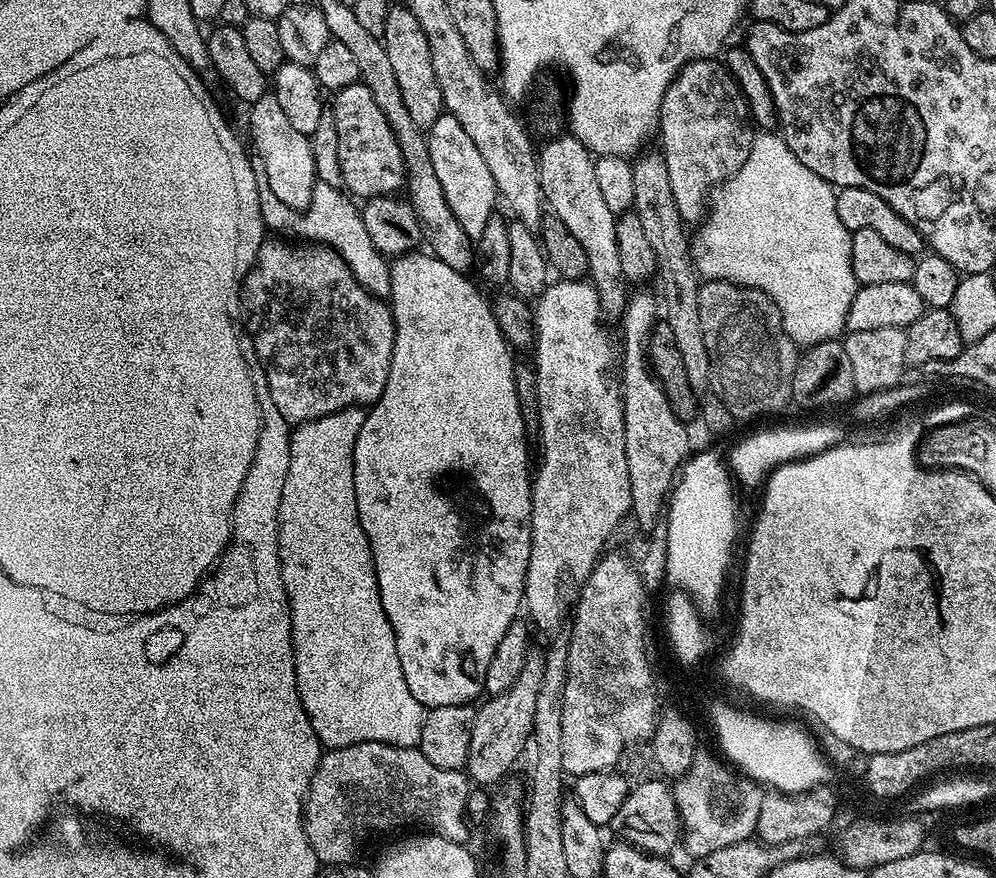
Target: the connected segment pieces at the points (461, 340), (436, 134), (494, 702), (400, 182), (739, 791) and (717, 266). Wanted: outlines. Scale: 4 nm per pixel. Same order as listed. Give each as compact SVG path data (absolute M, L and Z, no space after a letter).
M428 254L397 256L391 261L390 267L390 307L396 327L396 341L386 390L382 390L379 400L367 409L367 416L354 442L353 476L358 518L369 539L382 608L393 627L406 685L410 686L411 693L428 710L455 704L471 705L475 696L484 692L486 666L490 666L490 658L494 658L494 650L498 650L502 634L506 634L509 626L518 619L522 608L526 566L530 562L533 477L530 475L530 464L528 468L528 440L524 437L524 419L518 406L518 394L514 390L513 353L508 341L500 333L493 305L490 300L488 304L487 298L471 284L467 275L460 280L448 280L451 267L441 260L436 264L428 264Z
M447 114L438 118L434 126L427 129L428 149L430 150L430 162L434 162L434 174L438 174L438 182L442 182L442 194L446 194L446 202L450 202L450 210L454 210L454 218L466 230L468 239L479 241L480 235L486 230L486 222L497 211L498 193L494 174L486 166L486 158L474 146L470 134L462 130L462 122L458 118Z
M529 650L514 686L497 696L488 696L485 704L477 707L470 735L466 775L473 785L496 784L516 764L516 759L529 747L534 726L534 706L538 706L538 690L544 673L543 651Z
M359 83L335 93L333 100L336 101L333 104L331 101L330 110L338 129L338 166L342 166L344 188L359 198L399 193L406 184L402 150L394 138L394 130L390 130L390 122L386 122L386 114L374 102L374 94Z
M701 755L671 785L673 800L677 806L682 829L682 848L699 858L706 854L714 854L714 850L722 850L722 846L734 846L734 842L753 839L758 824L758 809L762 806L765 789L756 781L741 774L735 767L729 766L723 759Z
M764 130L756 135L754 142L750 146L750 158L746 158L743 166L729 180L725 180L719 188L711 193L710 207L707 209L700 226L701 228L696 232L696 237L695 234L691 237L690 247L692 249L692 262L696 266L697 273L704 280L725 280L726 282L740 284L743 288L756 288L760 292L767 294L778 306L778 310L782 314L782 326L786 330L788 337L797 346L835 340L845 331L850 302L854 302L854 294L858 287L852 273L852 259L850 258L852 233L846 230L846 226L842 226L842 221L838 218L836 192L833 185L828 184L822 178L818 178L818 174L814 174L814 170L802 166L802 162L798 162L798 158L794 158L790 146L786 146L783 136L772 130Z

